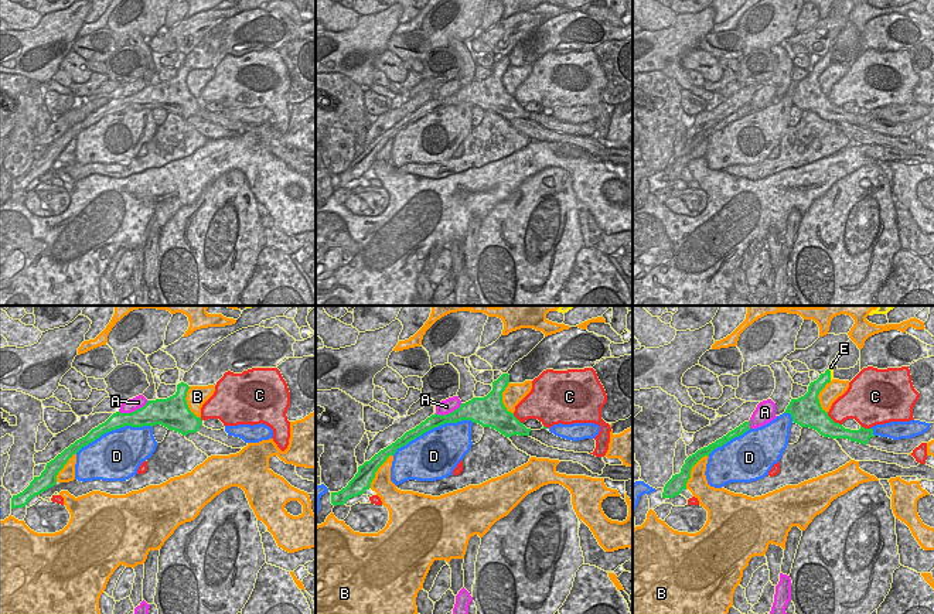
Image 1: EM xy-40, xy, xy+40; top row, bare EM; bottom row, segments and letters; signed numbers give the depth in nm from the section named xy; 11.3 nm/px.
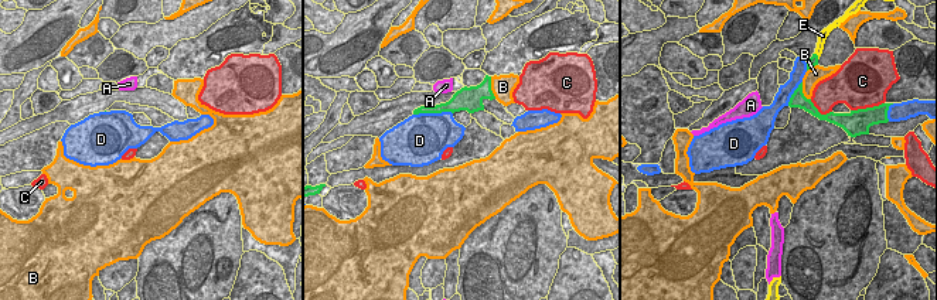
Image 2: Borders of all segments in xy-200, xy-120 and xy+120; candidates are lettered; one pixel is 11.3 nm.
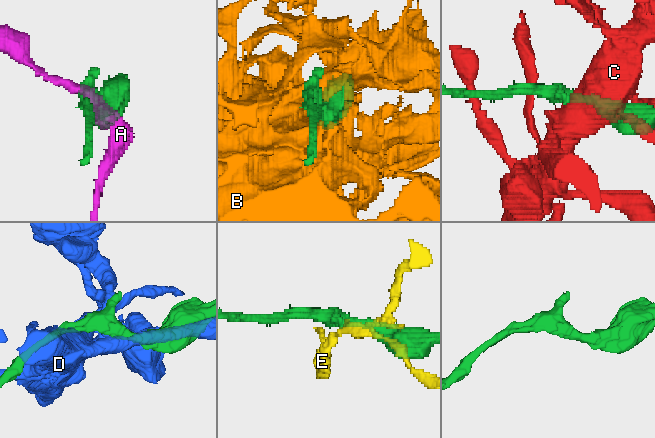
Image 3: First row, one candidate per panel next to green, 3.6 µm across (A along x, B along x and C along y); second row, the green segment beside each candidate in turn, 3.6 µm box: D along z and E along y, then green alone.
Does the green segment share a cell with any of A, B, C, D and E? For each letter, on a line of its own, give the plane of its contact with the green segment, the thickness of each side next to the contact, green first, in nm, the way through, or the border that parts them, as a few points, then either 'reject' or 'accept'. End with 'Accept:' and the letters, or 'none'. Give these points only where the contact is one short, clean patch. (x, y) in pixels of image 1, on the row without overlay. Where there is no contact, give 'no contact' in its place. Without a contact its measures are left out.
A: xy-40 | 280/140 nm | reject
B: xy+40 | 200/220 nm | reject
C: xy+40 | 280/280 nm | reject
D: xy | 160/480 nm | reject
E: xy+40 | 140/60 nm | along xy+40 (828, 51), (831, 62) | reject
Accept: none

